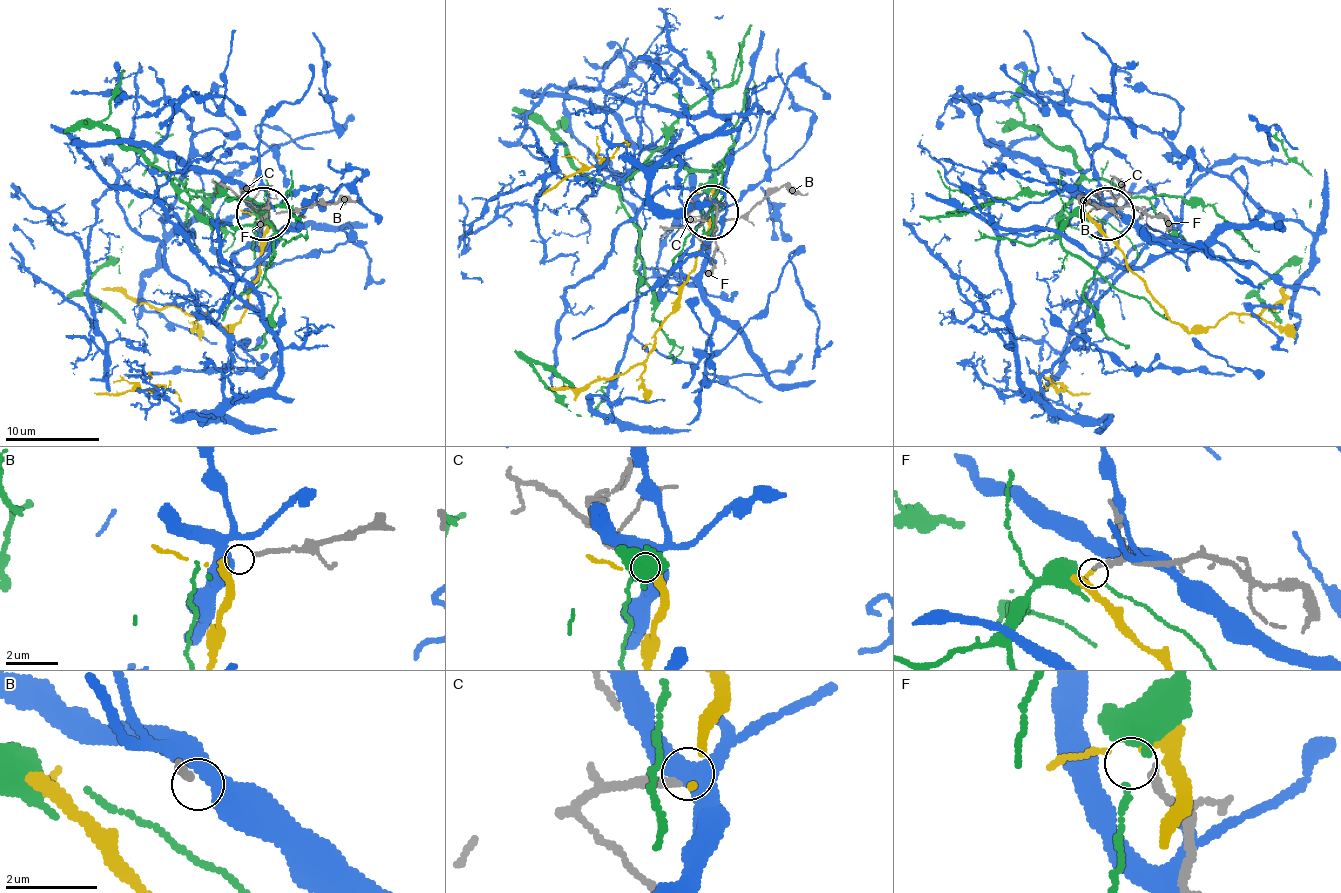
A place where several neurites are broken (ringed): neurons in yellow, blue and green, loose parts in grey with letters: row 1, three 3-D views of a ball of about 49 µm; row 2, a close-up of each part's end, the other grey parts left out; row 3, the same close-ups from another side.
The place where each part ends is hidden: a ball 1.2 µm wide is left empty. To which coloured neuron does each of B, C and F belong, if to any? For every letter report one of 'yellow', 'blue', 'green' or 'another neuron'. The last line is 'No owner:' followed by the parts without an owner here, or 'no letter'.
B: blue
C: another neuron
F: green
No owner: C

